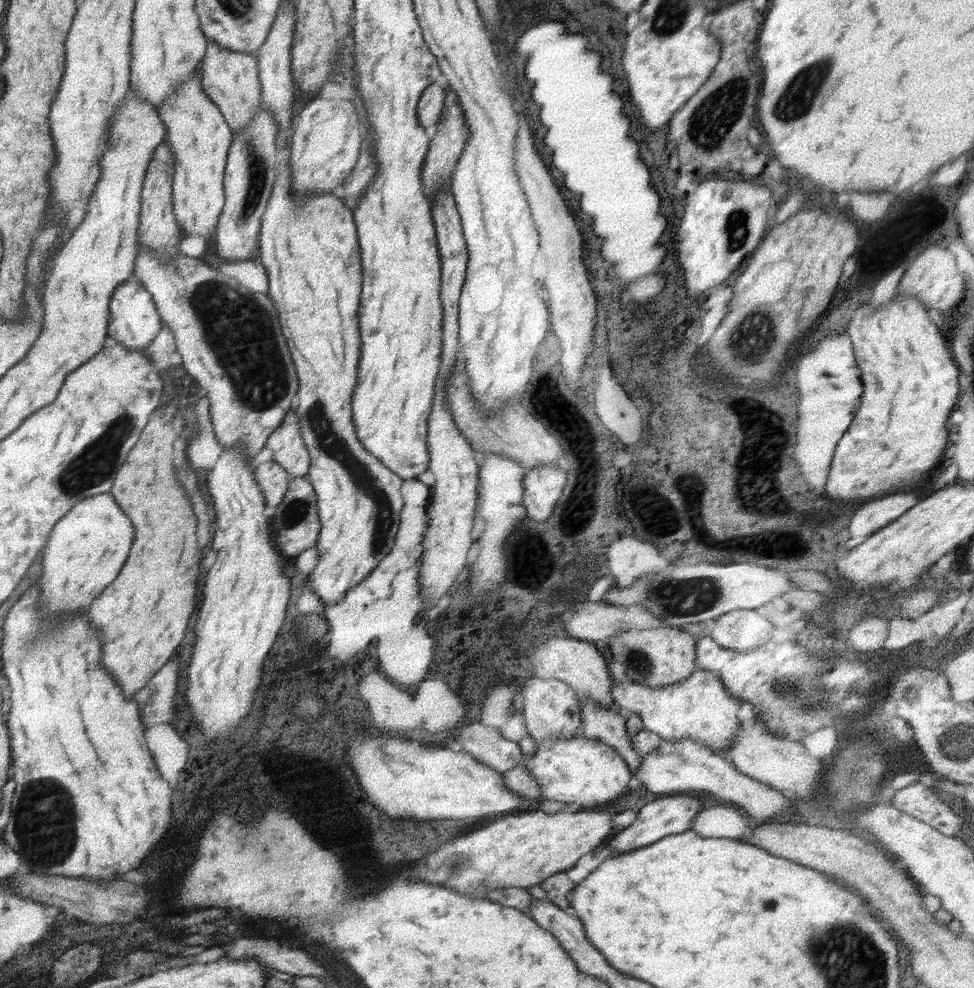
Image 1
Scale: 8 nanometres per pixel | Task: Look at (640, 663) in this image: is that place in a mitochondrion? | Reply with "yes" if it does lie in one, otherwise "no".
yes

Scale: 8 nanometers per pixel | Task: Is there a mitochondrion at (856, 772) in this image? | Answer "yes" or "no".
yes

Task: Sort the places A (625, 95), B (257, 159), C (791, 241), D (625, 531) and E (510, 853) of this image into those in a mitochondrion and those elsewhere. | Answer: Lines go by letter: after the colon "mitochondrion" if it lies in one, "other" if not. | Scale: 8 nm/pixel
A: other
B: mitochondrion
C: other
D: other
E: other

